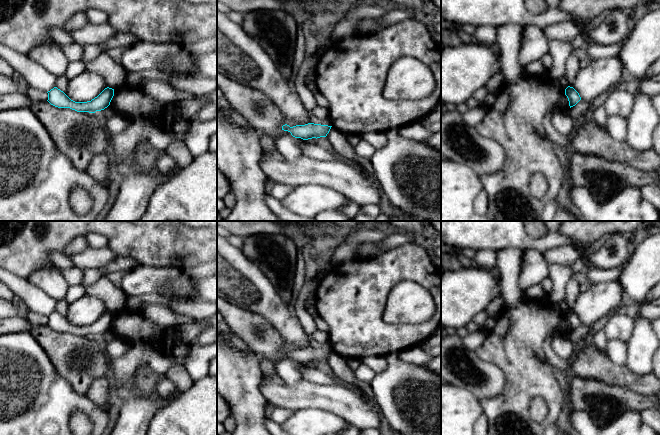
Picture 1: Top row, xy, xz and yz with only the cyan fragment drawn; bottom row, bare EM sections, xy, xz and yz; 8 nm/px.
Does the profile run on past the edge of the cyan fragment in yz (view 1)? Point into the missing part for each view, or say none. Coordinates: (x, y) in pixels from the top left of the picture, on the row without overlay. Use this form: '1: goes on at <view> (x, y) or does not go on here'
1: does not go on here

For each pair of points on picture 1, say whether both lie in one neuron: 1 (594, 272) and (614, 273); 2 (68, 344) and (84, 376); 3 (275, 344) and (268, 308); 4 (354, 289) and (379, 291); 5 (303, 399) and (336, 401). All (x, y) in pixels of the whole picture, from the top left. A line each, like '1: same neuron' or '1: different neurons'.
1: same neuron
2: same neuron
3: different neurons
4: same neuron
5: same neuron

